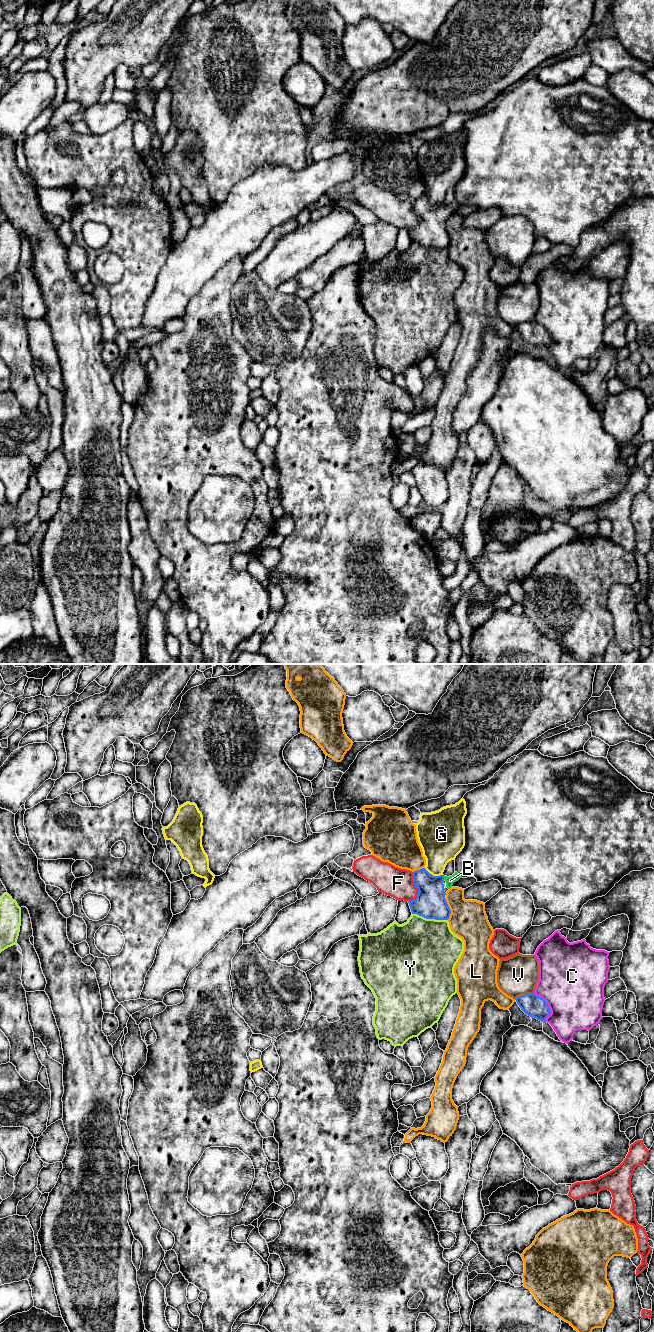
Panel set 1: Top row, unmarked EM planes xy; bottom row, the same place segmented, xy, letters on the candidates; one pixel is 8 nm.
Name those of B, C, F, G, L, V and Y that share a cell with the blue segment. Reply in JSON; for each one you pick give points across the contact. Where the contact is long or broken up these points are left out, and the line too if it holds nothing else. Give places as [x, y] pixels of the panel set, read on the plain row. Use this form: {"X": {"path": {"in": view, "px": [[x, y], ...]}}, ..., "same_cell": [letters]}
{"B": {"path": {"in": "xy", "px": [[430, 231], [431, 218], [443, 206], [450, 208]]}}, "same_cell": ["B"]}

